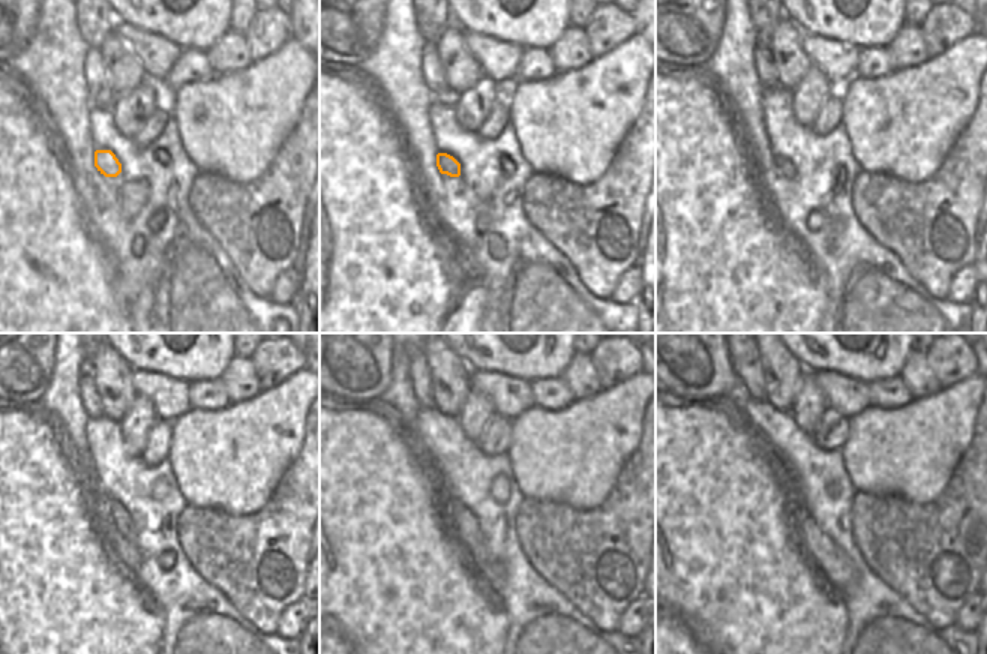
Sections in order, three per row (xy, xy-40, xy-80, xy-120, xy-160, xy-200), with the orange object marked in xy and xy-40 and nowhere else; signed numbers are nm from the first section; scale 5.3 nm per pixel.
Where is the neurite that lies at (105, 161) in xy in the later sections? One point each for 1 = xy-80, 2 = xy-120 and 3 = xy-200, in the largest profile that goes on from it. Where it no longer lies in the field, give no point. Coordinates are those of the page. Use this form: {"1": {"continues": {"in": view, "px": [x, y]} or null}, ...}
{"1": {"continues": {"in": "xy-80", "px": [783, 165]}}, "2": {"continues": {"in": "xy-120", "px": [122, 519]}}, "3": {"continues": {"in": "xy-200", "px": [836, 566]}}}

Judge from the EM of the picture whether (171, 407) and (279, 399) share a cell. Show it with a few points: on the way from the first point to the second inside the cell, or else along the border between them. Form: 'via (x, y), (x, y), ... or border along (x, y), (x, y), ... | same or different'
border along (191, 408), (170, 423) | different

